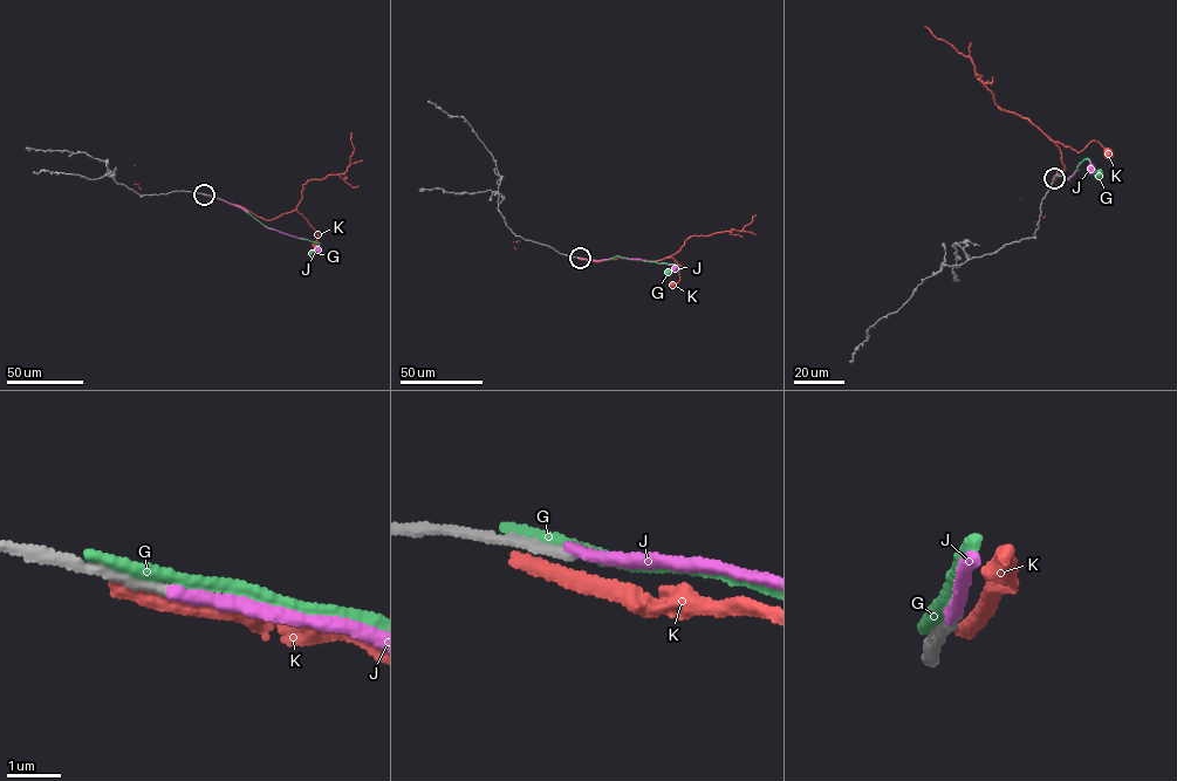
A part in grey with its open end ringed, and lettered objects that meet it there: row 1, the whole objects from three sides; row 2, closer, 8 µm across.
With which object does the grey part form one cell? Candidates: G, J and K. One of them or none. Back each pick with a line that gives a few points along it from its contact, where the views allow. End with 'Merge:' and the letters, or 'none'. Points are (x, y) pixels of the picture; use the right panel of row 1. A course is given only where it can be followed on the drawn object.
Merge: none

